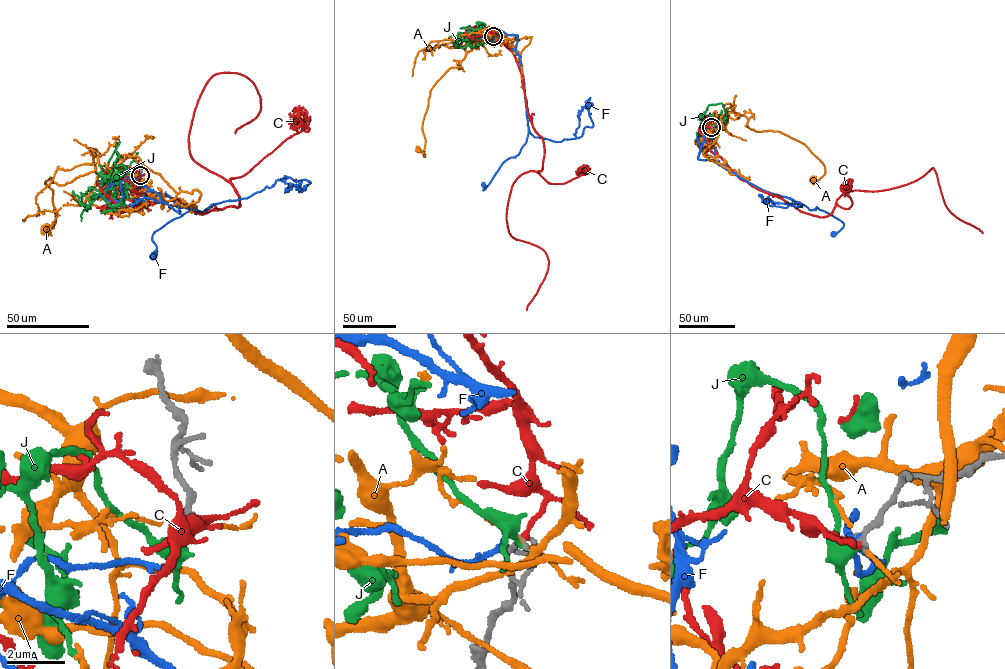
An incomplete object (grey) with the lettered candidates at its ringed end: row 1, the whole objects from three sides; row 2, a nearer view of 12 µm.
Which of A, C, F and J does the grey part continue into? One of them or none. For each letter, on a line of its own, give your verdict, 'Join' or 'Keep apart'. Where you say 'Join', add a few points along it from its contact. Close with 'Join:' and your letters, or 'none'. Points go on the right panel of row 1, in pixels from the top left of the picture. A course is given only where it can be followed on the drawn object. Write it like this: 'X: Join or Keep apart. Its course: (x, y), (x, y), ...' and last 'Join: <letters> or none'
A: Keep apart
C: Keep apart
F: Join
J: Keep apart
Join: F

